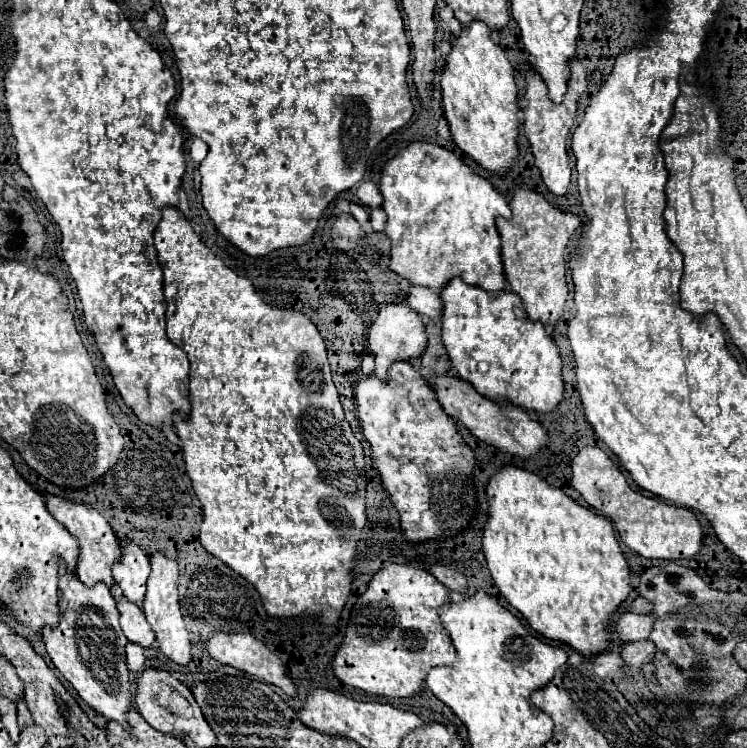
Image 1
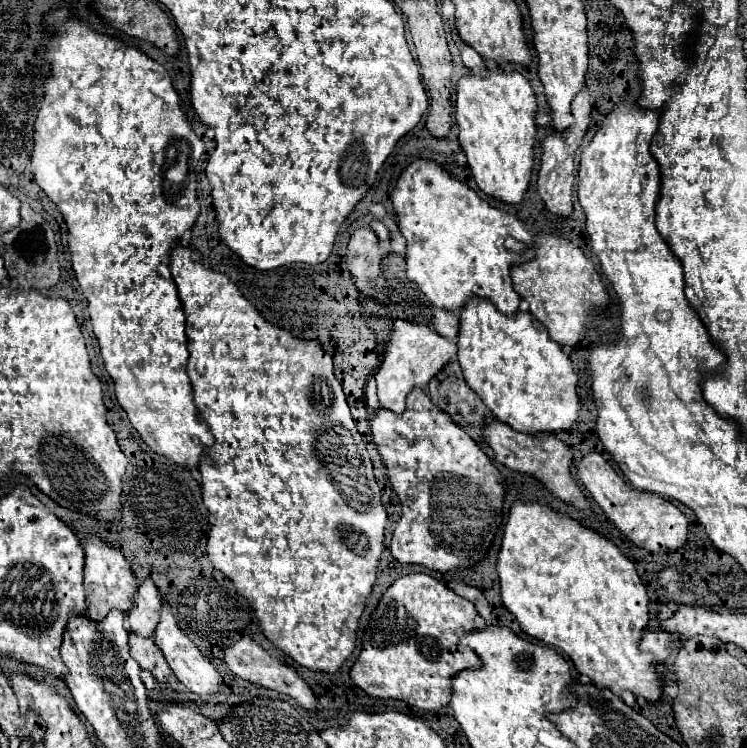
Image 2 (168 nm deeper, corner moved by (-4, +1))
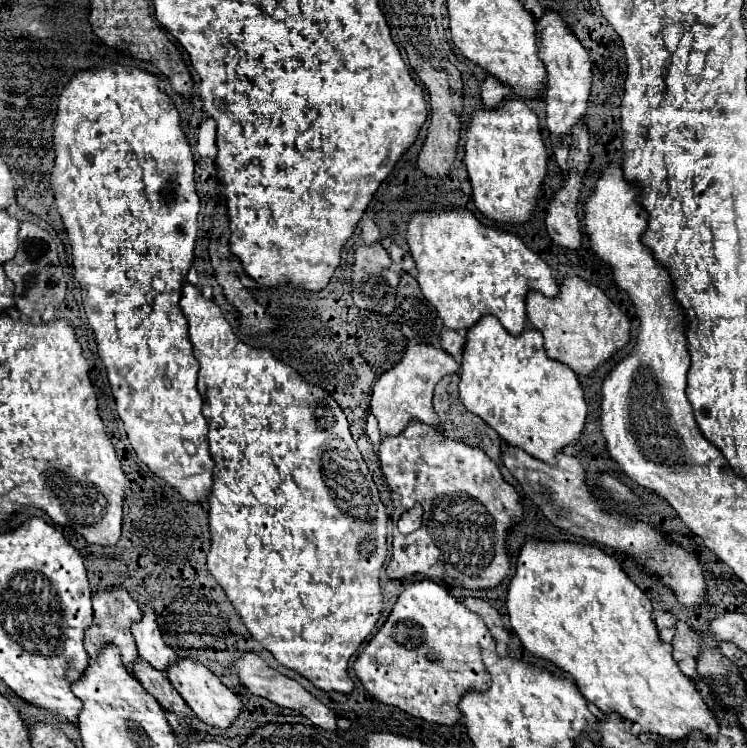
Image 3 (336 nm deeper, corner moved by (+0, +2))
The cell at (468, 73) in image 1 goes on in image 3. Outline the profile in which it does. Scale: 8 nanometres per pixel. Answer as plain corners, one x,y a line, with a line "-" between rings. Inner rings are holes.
506,98
496,108
474,108
466,128
464,164
472,182
472,200
484,216
512,224
528,222
546,176
538,116
520,98

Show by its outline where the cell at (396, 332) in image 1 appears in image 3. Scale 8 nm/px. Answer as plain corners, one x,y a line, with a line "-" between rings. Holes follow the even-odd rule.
410,342
404,350
402,360
398,364
394,364
390,370
386,370
384,374
380,374
374,388
372,388
370,410
378,418
380,432
384,436
396,436
414,418
422,420
426,424
438,426
440,420
432,408
434,386
442,376
446,376
450,372
458,372
458,370
460,370
460,364
446,350
436,348
432,344
426,346
426,344
412,344

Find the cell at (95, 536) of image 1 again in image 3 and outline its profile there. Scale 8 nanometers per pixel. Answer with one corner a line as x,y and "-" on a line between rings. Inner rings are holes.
116,586
116,588
98,588
92,594
92,604
94,604
94,620
92,620
92,626
86,630
86,640
84,640
88,654
94,656
96,650
102,644
110,642
110,644
116,644
120,648
124,664
136,662
138,660
138,652
136,652
134,638
130,634
130,624
140,620
140,616
142,616
140,606
132,600
132,596
122,586

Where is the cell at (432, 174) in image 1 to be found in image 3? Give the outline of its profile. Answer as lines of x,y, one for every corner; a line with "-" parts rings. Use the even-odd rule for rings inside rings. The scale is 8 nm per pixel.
464,206
414,212
406,226
406,242
416,262
416,280
422,294
438,310
444,326
452,330
468,330
482,316
492,314
500,318
502,326
510,334
520,334
526,322
526,294
530,290
538,290
544,296
558,294
558,284
552,278
552,270
536,252
532,252
516,234
482,224
476,214

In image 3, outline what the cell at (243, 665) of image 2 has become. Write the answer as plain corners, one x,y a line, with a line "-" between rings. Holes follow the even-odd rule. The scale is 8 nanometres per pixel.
244,652
236,662
234,662
234,668
238,672
238,678
240,682
256,696
262,696
262,698
268,698
270,702
278,704
278,706
284,706
284,708
292,708
300,714
304,714
308,720
312,720
316,726
322,726
326,730
336,730
336,714
326,708
318,698
314,698
304,686
300,686
296,680
288,678
288,676
282,676
282,674
276,674
272,668
266,666
266,662
256,654
256,652

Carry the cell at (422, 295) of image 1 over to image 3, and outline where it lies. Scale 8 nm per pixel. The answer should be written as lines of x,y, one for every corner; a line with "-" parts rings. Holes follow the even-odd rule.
444,328
442,334
440,334
440,346
452,356
460,356
462,354
462,346
464,346
464,336
460,332

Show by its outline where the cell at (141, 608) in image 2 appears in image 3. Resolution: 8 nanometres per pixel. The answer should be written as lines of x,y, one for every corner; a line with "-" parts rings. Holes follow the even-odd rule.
144,606
144,614
142,614
142,620
134,622
134,628
132,628
132,636
136,640
136,646
138,646
138,654
150,662
154,668
158,670
166,670
176,654
174,650
164,642
164,636
156,624
156,614
150,606

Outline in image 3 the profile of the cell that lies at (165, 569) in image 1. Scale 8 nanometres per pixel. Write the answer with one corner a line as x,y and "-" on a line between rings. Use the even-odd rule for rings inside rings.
176,658
174,664
170,664
170,668
166,668
166,676
168,680
174,684
174,688
180,692
180,696
186,700
186,704
192,708
192,712
206,724
216,726
220,730
226,730
230,726
230,722
238,716
238,712
242,710
242,704
238,700
238,696
224,686
216,674
212,674
204,664
194,662
190,658

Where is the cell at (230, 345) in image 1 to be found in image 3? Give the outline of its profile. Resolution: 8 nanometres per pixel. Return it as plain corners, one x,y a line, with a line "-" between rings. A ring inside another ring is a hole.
190,282
182,284
182,298
180,308
184,310
184,316
188,320
190,328
190,342
194,348
194,358
200,364
198,370
198,392
204,400
204,418
210,426
208,440
210,440
210,454
216,462
214,466
214,486
208,498
210,504
210,534
212,534
212,548
208,552
208,570
216,578
216,582
224,588
228,594
228,600
236,608
236,612
242,616
246,628
250,634
272,652
272,656
286,668
296,670
298,674
306,676
316,688
322,688
326,692
352,692
354,684
348,676
348,660
358,650
358,646
370,638
380,612
382,612
382,590
380,590
380,568
386,560
388,548
386,548
386,508
380,502
378,488
370,476
370,470
356,446
356,440
350,434
348,420
338,406
338,402
330,396
330,392
324,392
322,386
310,384
304,380
304,376
290,368
284,360
276,358
272,350
268,348
254,348
242,340
238,340
232,324
222,314
220,306
212,298
204,298
202,292
192,286

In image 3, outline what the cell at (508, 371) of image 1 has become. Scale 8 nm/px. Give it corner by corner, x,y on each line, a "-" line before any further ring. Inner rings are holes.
484,316
484,320
474,324
474,328
468,328
460,362
458,392
466,410
478,414
486,424
490,424
504,442
520,446
530,456
546,460
548,464
554,464
554,454
566,444
578,440
578,434
584,428
586,402
576,374
566,364
546,356
542,332
530,328
518,336
510,336
496,316

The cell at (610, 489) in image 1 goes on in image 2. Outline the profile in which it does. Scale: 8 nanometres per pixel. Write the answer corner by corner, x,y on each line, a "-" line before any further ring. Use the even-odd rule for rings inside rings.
590,453
578,463
578,477
582,485
590,491
594,501
604,509
606,517
638,547
652,553
664,553
676,551
686,543
688,521
684,513
680,513
672,503
668,503
660,495
638,491
628,485
600,453

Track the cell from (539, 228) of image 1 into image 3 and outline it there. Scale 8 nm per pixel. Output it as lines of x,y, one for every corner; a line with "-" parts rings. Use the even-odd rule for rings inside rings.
566,276
558,284
558,296
548,298
530,290
526,296
528,320
544,336
544,348
550,358
562,360
578,374
590,374
630,338
630,322
626,314
592,282
580,276

